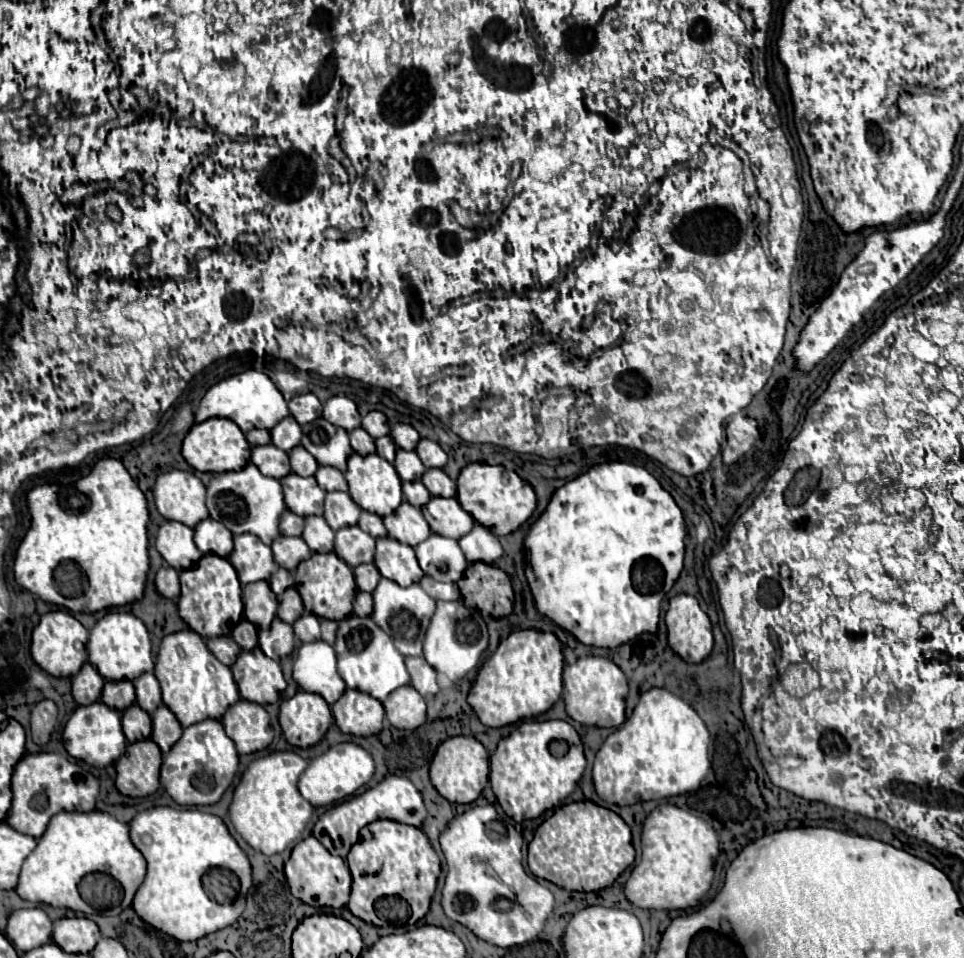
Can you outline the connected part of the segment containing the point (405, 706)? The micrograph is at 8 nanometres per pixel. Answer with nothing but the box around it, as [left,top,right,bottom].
[384,684,426,730]

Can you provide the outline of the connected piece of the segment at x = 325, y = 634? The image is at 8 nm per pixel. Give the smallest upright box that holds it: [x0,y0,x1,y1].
[320,620,338,644]

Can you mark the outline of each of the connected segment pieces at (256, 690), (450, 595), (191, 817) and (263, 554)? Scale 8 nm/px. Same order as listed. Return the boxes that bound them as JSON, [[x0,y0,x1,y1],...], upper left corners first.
[[232,646,286,704],[420,576,462,602],[130,806,250,942],[228,534,276,584]]

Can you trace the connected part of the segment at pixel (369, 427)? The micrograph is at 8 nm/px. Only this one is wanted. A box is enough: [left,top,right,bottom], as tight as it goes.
[362,412,390,438]

